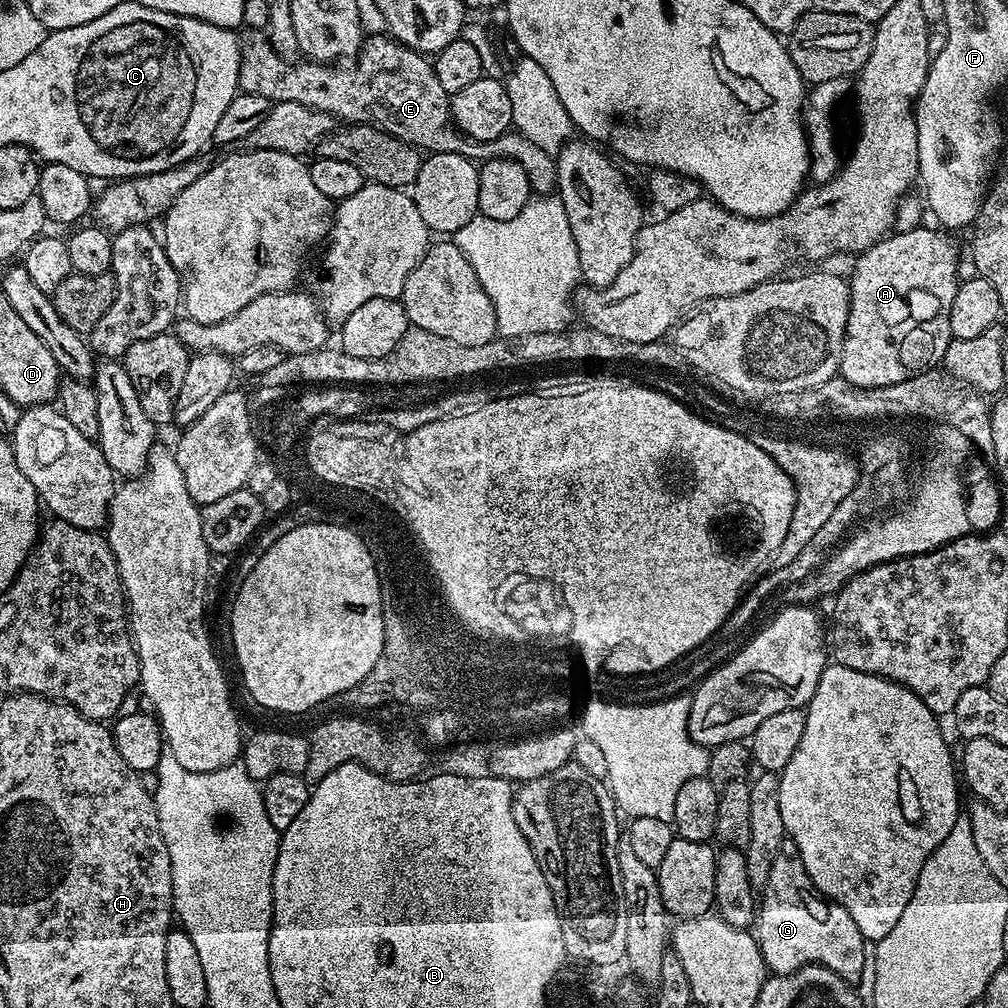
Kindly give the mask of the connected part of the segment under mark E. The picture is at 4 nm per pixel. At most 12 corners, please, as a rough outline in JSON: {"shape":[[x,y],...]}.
{"shape":[[369,35],[353,68],[240,49],[240,92],[369,124],[425,153],[499,156],[533,193],[556,161],[520,131],[471,140],[427,55]]}

